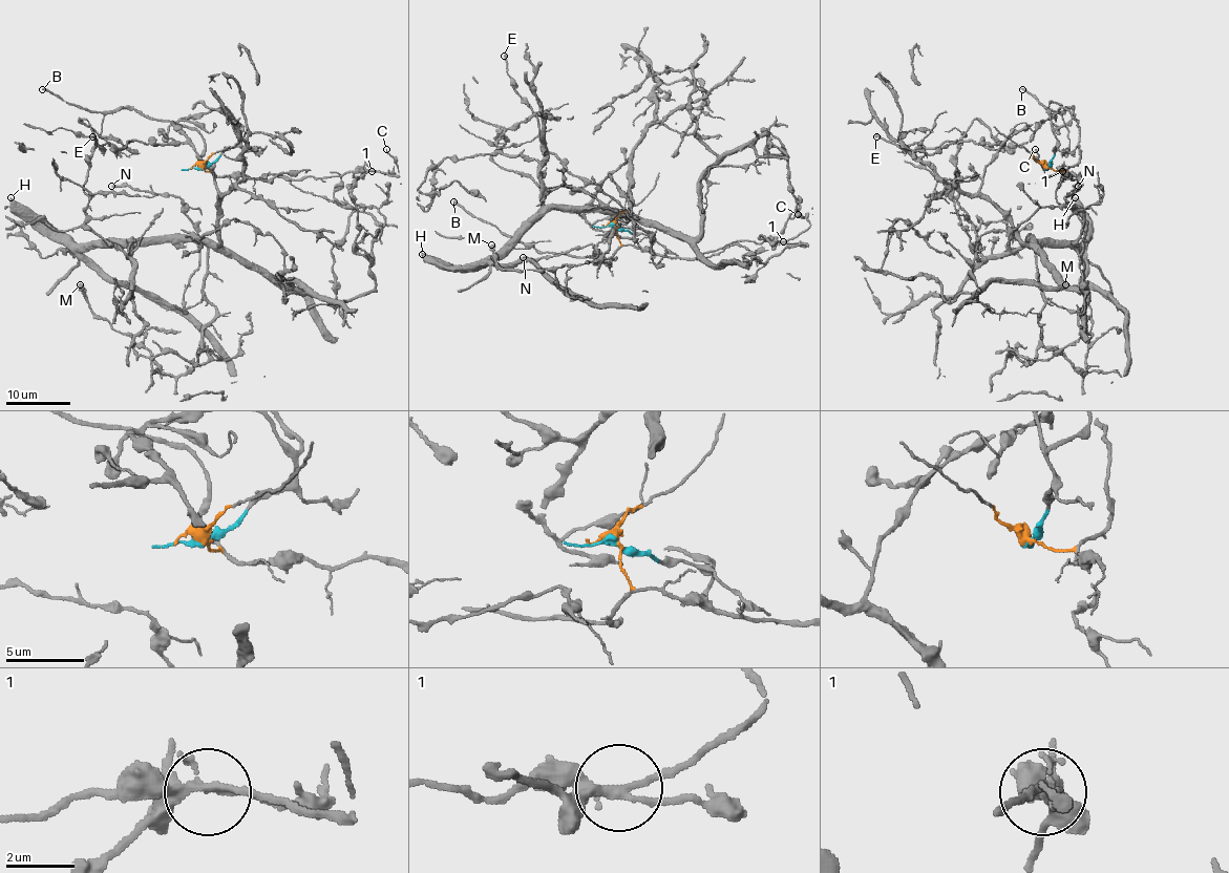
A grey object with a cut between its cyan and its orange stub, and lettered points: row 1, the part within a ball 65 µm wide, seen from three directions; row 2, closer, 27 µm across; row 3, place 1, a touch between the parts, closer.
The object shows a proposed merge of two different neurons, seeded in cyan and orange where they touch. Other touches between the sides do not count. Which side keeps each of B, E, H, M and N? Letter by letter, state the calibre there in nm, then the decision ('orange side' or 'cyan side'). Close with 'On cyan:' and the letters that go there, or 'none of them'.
B: 220 nm | orange side
E: 260 nm | cyan side
H: 400 nm | cyan side
M: 500 nm | cyan side
N: 200 nm | cyan side
On cyan: E, H, M, N

